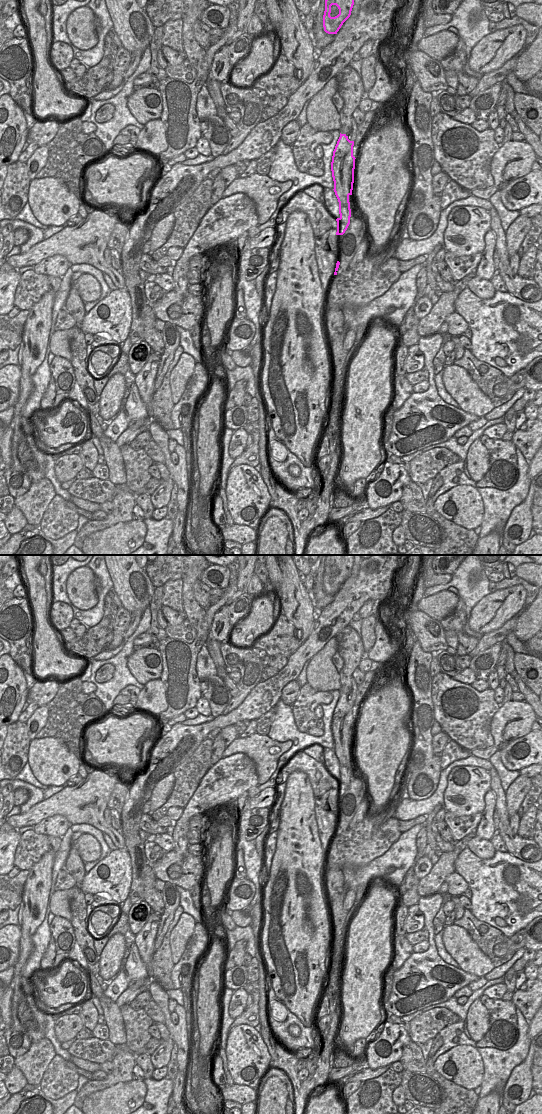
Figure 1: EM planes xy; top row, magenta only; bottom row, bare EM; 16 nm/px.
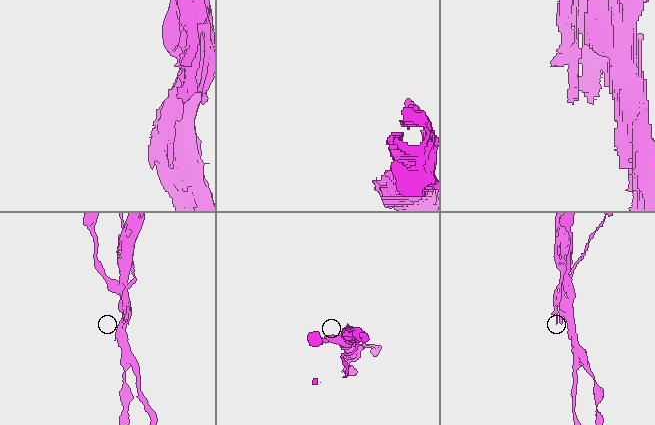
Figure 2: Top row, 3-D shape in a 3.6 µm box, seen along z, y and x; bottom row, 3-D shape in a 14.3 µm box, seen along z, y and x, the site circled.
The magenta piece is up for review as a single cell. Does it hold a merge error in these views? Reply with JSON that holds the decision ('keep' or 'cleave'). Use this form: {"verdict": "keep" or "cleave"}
{"verdict": "cleave"}

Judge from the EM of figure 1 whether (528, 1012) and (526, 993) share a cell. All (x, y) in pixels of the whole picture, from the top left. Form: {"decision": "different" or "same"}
{"decision": "same"}

